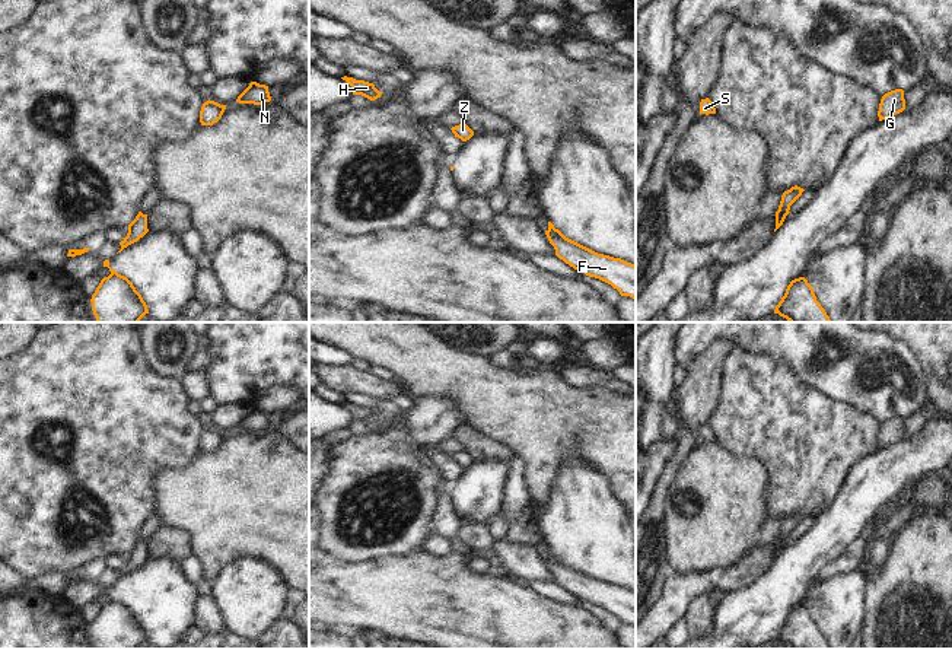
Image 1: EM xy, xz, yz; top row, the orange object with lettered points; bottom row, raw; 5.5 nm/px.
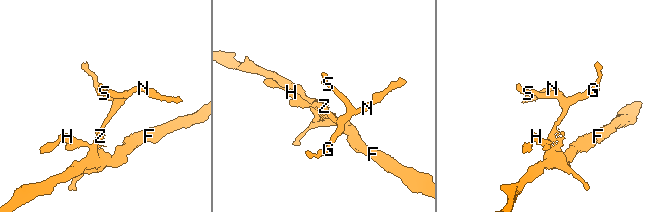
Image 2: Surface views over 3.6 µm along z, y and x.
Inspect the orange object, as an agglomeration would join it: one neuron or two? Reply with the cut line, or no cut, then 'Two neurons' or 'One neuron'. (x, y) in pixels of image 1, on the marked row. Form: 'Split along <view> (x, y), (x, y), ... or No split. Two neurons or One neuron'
Split along xy (111, 271), (117, 274). Two neurons

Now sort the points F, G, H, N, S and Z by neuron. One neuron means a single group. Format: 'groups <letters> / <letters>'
groups F G N S Z / H

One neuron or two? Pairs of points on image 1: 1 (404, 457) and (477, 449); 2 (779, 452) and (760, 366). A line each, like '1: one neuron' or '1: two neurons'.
1: two neurons
2: one neuron

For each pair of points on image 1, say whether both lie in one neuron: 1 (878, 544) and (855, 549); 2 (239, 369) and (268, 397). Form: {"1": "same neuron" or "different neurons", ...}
{"1": "different neurons", "2": "different neurons"}

